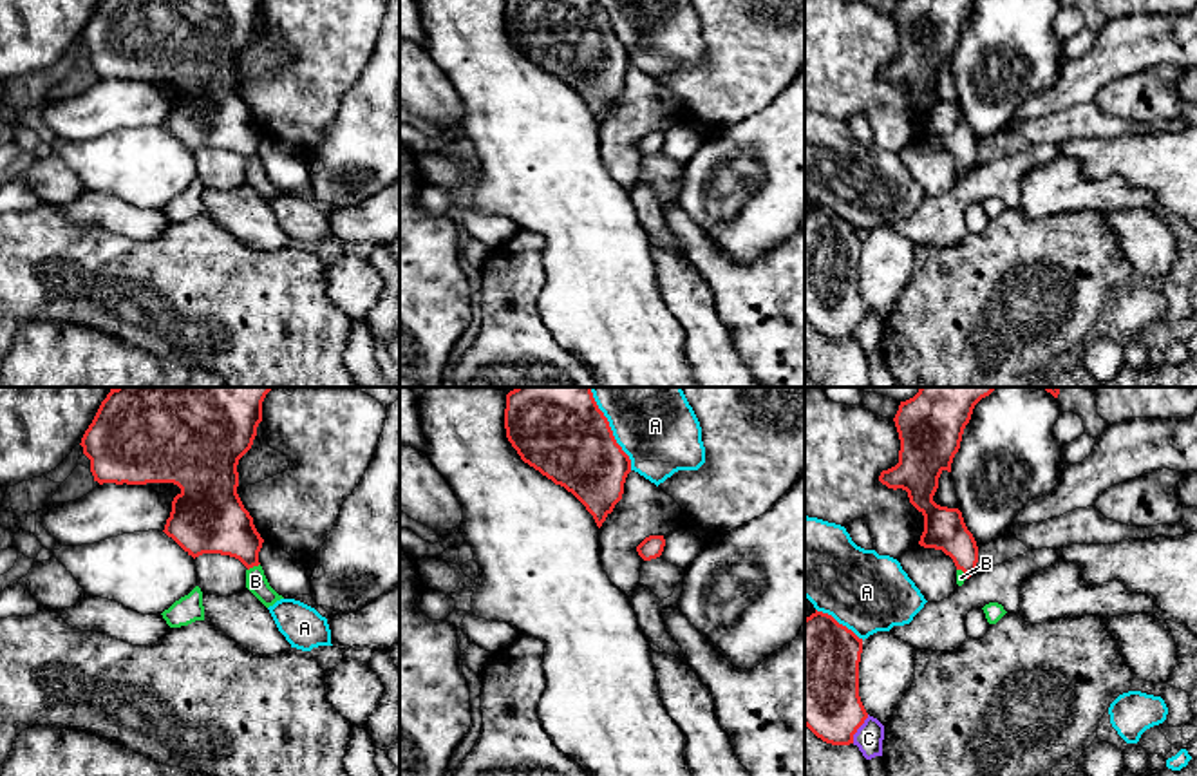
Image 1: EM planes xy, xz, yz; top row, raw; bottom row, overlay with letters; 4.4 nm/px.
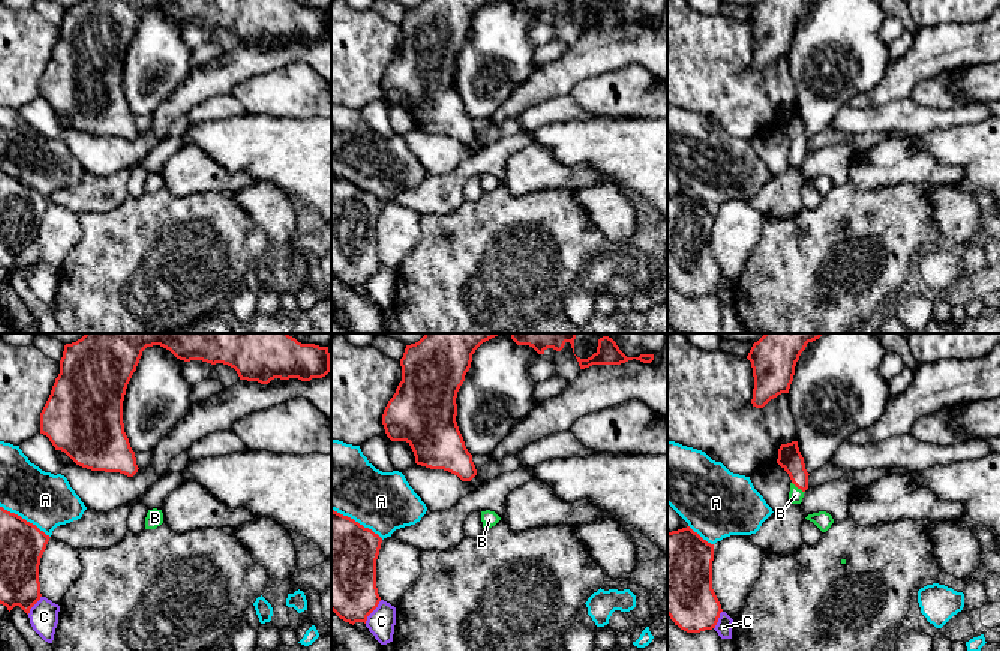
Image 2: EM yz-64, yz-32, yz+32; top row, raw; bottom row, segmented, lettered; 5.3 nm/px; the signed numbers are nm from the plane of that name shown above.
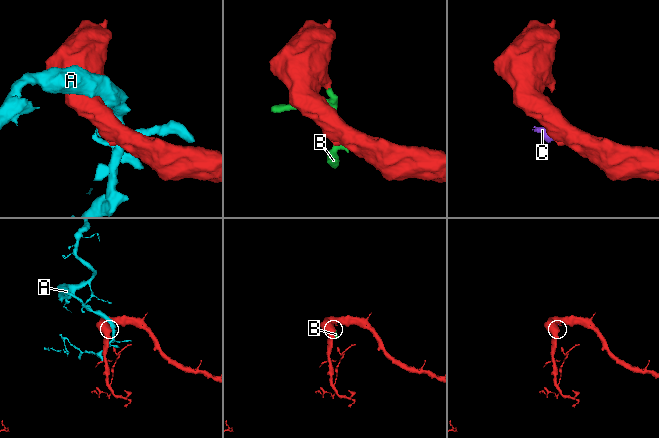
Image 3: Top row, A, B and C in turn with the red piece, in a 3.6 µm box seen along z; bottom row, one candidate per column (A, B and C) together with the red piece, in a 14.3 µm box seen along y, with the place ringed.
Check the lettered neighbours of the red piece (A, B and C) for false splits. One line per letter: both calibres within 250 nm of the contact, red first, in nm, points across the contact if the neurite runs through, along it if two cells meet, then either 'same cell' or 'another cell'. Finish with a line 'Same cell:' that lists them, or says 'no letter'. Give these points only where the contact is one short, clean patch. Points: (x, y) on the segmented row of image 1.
A: 420 nm thick on the red side, 380 nm on the other; another cell
B: 280 nm thick on the red side, 100 nm on the other; runs through xy (217, 521), (246, 550), (254, 565), (255, 581); same cell
C: 360 nm thick on the red side, 120 nm on the other; another cell
Same cell: B

